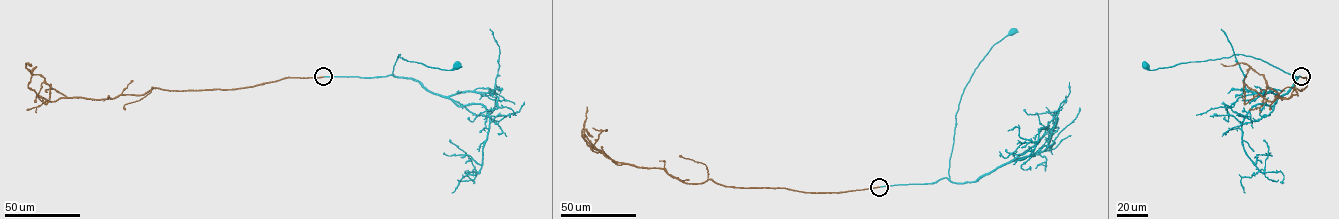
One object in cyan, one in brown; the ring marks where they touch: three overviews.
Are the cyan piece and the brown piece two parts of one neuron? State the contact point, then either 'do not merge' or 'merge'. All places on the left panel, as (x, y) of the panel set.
at (323, 76); merge

